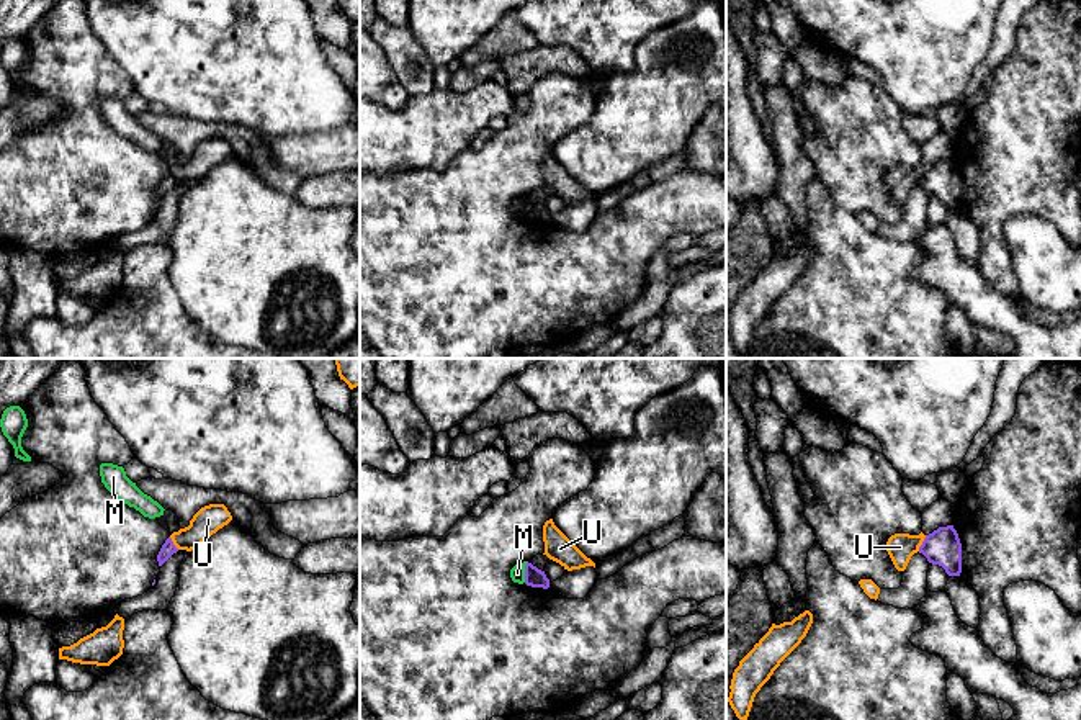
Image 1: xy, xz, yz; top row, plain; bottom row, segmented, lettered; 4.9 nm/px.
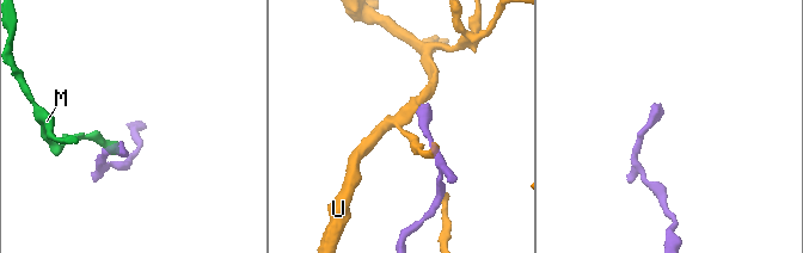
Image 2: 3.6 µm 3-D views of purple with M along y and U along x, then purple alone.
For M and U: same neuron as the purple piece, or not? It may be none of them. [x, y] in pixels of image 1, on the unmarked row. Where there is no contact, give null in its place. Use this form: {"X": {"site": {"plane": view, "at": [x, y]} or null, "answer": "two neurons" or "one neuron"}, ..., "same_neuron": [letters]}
{"M": {"site": {"plane": "xz", "at": [525, 205]}, "answer": "two neurons"}, "U": {"site": {"plane": "yz", "at": [923, 177]}, "answer": "two neurons"}, "same_neuron": []}

